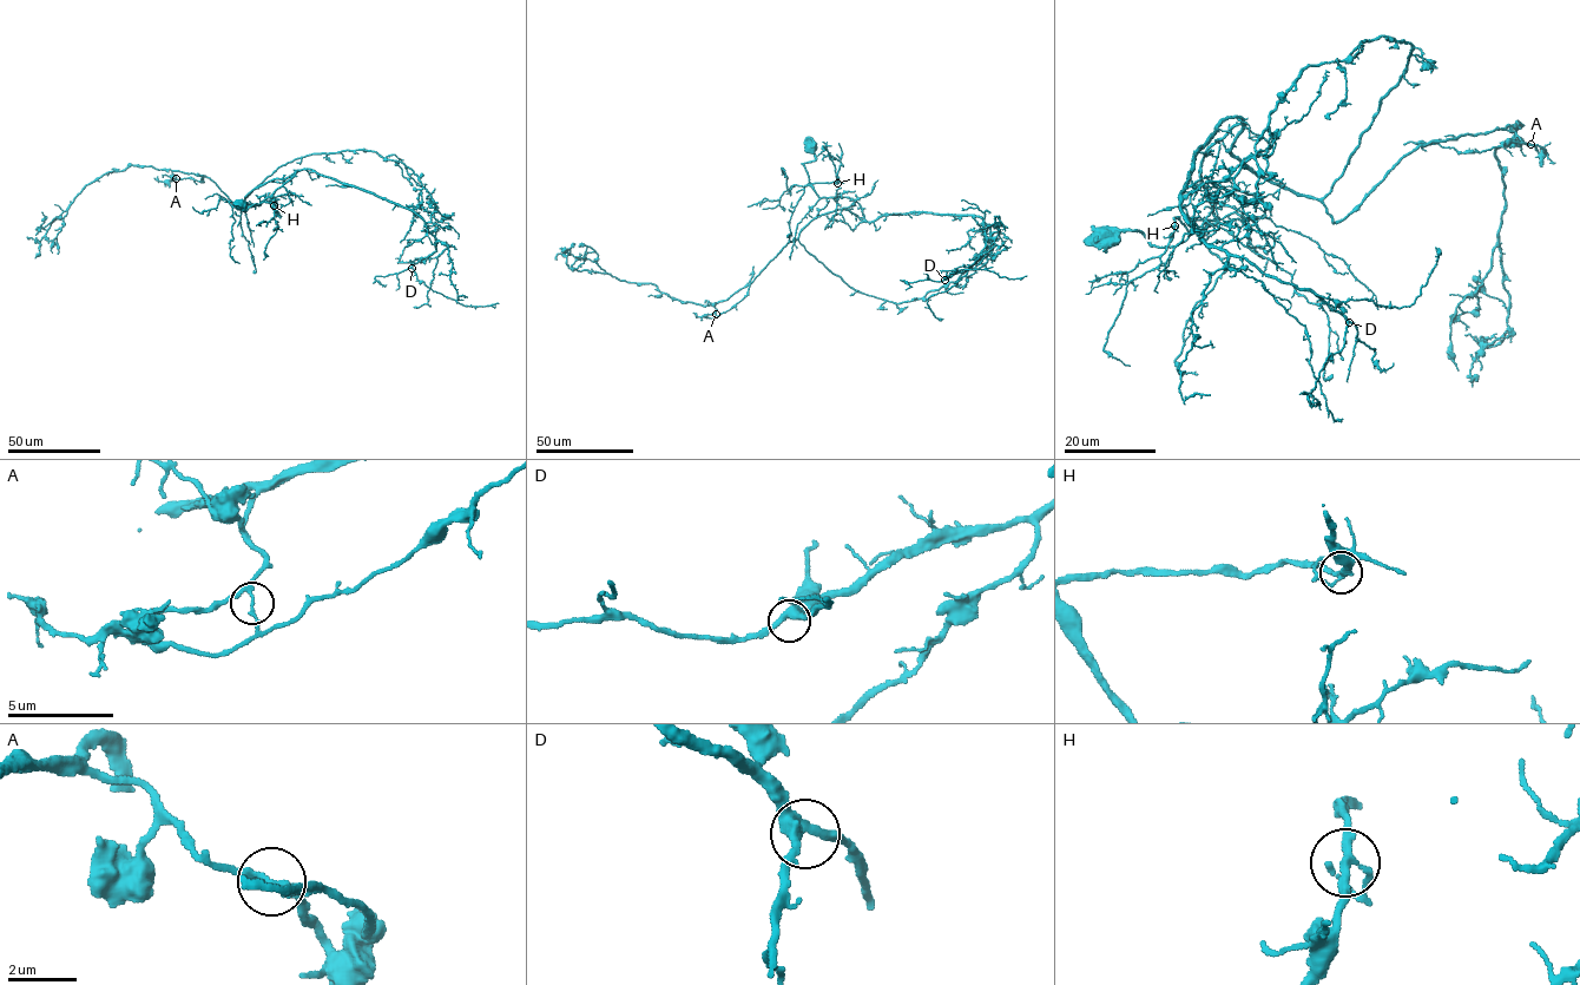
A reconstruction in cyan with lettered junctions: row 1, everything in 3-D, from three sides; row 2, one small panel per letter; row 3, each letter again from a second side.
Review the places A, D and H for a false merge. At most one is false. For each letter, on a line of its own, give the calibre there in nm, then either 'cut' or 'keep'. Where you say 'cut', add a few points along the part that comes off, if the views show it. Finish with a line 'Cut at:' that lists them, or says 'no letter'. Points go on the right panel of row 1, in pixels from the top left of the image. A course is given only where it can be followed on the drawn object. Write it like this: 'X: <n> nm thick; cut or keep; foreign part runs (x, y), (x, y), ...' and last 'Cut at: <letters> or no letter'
A: 130 nm thick; cut; foreign part runs (1532, 144), (1509, 142), (1487, 150), (1460, 152), (1436, 143), (1403, 144)
D: 340 nm thick; keep
H: 220 nm thick; keep
Cut at: A

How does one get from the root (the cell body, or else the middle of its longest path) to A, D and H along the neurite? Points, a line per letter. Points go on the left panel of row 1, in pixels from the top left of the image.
A: (238, 204), (245, 211), (259, 204), (297, 171), (255, 188), (237, 208), (205, 176), (172, 171), (176, 178)
D: (238, 204), (245, 211), (258, 205), (302, 169), (355, 185), (412, 209), (434, 235), (436, 250), (412, 268)
H: (238, 204), (247, 203), (237, 208), (245, 211), (264, 202), (274, 205)

